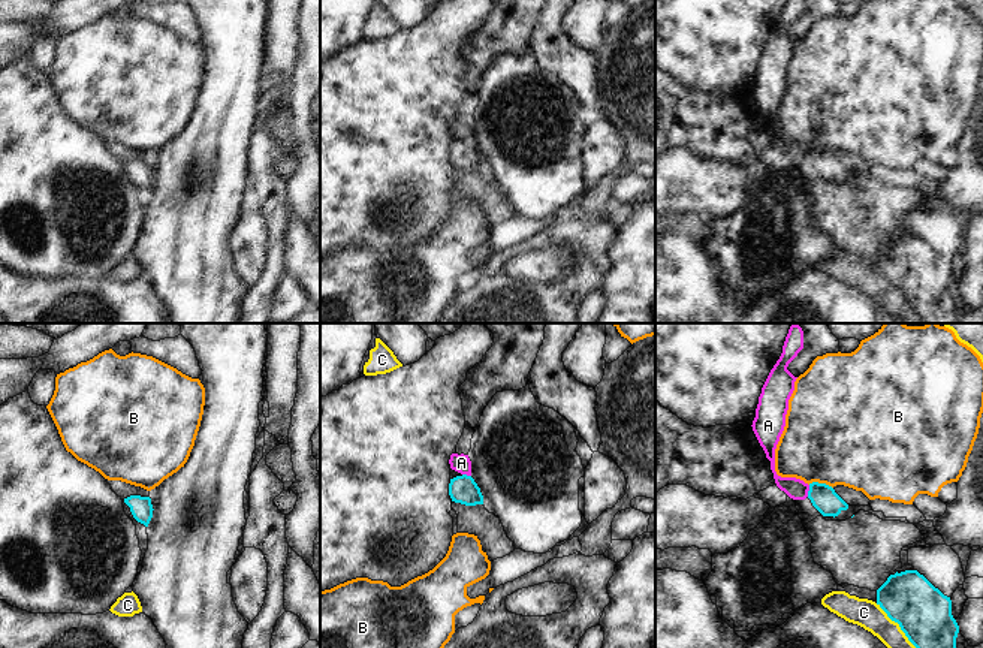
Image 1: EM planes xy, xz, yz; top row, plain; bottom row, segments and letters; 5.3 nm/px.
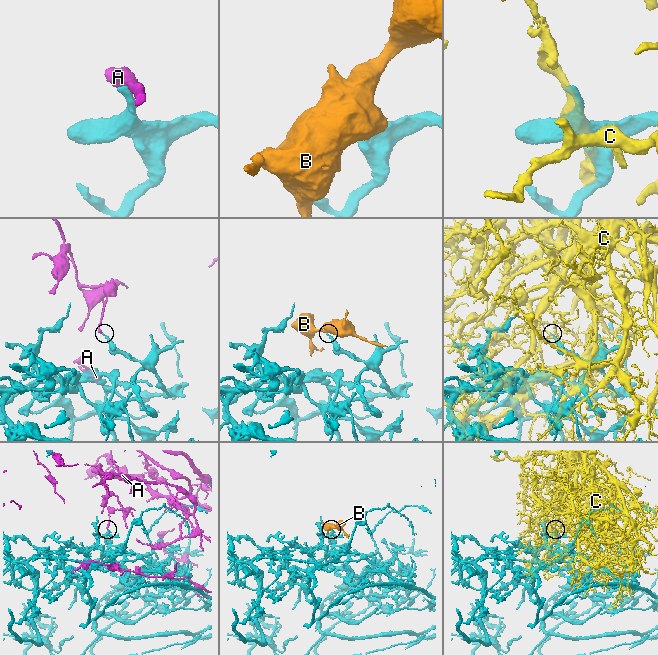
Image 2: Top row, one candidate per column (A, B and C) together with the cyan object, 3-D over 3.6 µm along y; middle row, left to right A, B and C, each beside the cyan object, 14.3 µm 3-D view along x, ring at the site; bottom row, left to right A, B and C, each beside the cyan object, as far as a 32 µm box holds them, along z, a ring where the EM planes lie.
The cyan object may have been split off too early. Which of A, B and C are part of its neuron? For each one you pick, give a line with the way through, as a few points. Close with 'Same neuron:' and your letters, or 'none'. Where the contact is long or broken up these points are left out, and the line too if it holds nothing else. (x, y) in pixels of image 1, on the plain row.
Same neuron: none

